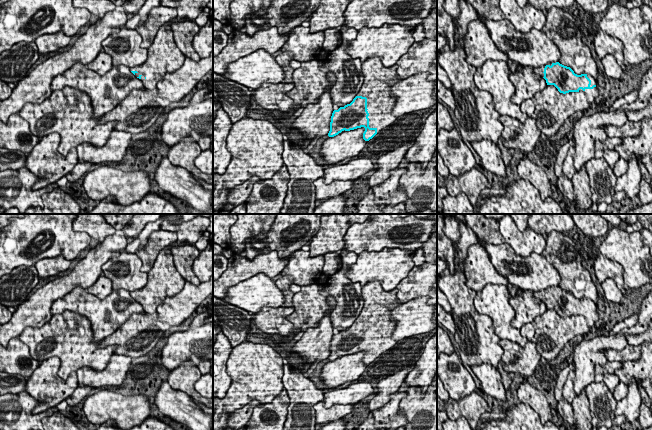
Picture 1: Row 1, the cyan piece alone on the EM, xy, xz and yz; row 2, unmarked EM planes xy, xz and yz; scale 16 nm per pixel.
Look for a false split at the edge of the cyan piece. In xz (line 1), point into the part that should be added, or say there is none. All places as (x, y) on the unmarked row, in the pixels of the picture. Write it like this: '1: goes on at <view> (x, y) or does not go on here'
1: goes on at xz (378, 303)

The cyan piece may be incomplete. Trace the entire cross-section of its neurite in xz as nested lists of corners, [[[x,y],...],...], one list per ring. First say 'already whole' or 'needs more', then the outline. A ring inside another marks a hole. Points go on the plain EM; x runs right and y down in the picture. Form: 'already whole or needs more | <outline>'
needs more | [[[372,281],[366,283],[361,291],[362,311],[350,328],[333,335],[329,361],[344,354],[364,351],[363,363],[369,365],[397,343],[392,338],[396,321],[390,319],[390,313],[401,304],[397,298],[398,290],[385,291],[379,281]]]

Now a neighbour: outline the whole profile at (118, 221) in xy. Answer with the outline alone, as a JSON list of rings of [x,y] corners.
[[[101,214],[115,230],[123,230],[134,214]]]

